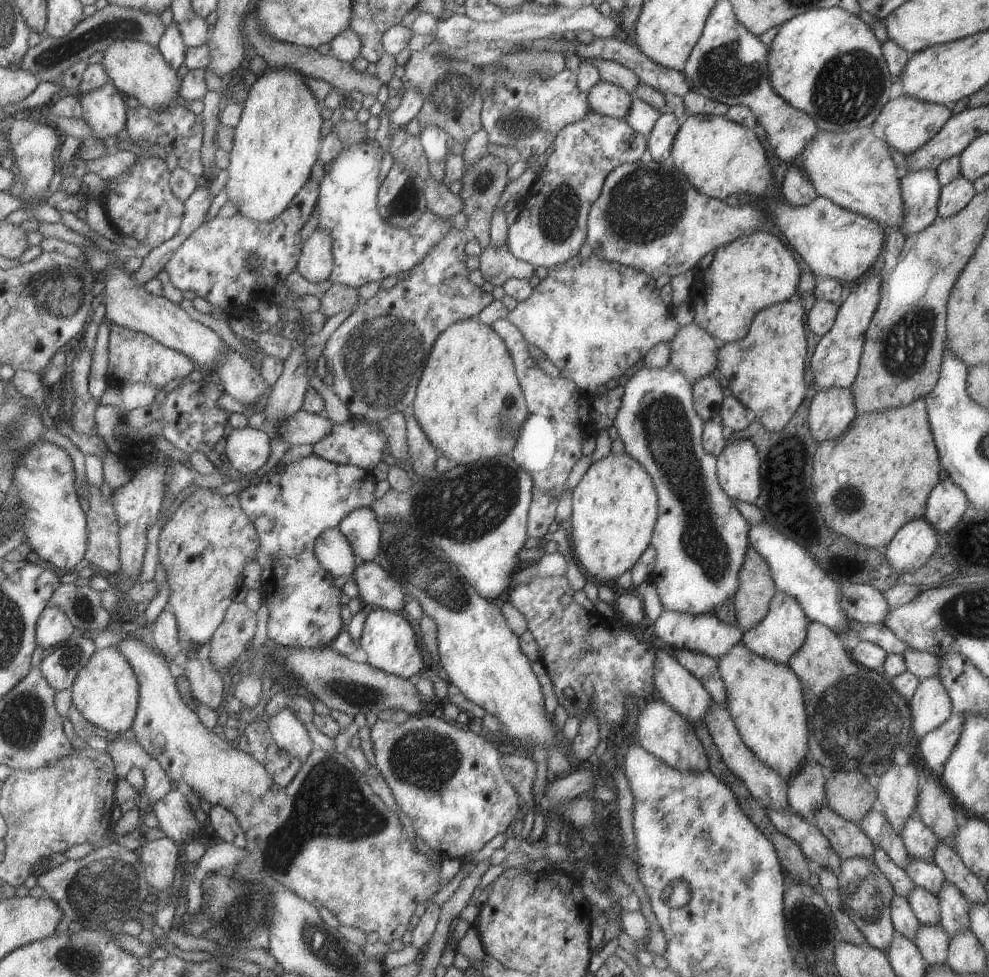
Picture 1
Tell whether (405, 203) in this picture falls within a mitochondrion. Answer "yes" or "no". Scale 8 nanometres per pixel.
yes

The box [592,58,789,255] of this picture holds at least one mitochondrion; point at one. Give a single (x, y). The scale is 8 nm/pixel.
(644, 204)

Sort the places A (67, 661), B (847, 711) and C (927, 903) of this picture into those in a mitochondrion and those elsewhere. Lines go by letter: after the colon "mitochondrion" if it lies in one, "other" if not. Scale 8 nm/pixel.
A: mitochondrion
B: mitochondrion
C: other

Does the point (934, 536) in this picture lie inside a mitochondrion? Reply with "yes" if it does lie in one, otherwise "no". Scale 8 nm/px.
no

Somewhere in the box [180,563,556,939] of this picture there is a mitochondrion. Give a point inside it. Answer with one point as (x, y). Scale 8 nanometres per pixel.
(330, 803)

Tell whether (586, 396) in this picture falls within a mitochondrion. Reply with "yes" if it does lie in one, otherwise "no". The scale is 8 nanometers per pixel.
no

